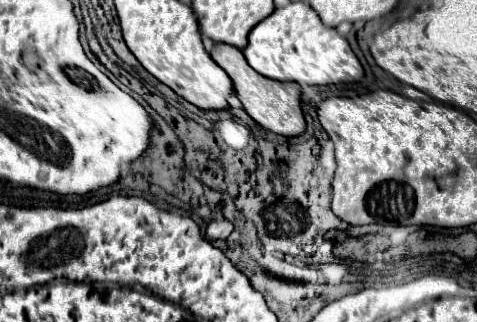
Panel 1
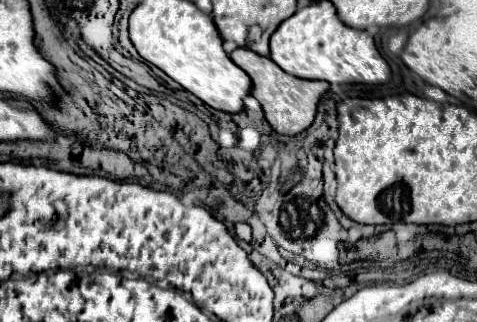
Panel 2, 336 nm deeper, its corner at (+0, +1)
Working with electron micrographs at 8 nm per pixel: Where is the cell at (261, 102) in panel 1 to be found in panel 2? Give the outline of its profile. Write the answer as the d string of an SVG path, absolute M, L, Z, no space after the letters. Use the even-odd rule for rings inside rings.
M236 49L230 55L230 59L250 75L252 95L260 101L262 111L266 115L266 121L270 123L270 127L276 133L298 135L312 125L318 101L330 89L330 83L310 81L310 79L300 79L300 77L294 77L294 75L288 75L274 61L270 61L270 57L262 57L258 53L250 51L250 49Z

